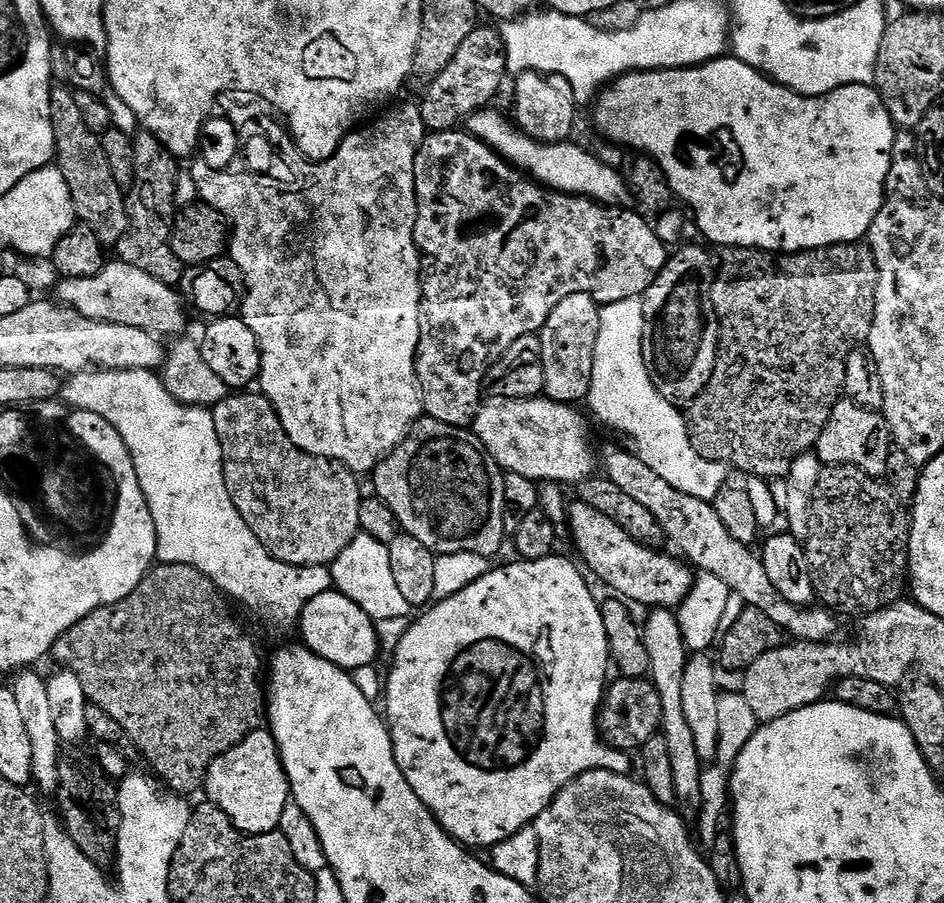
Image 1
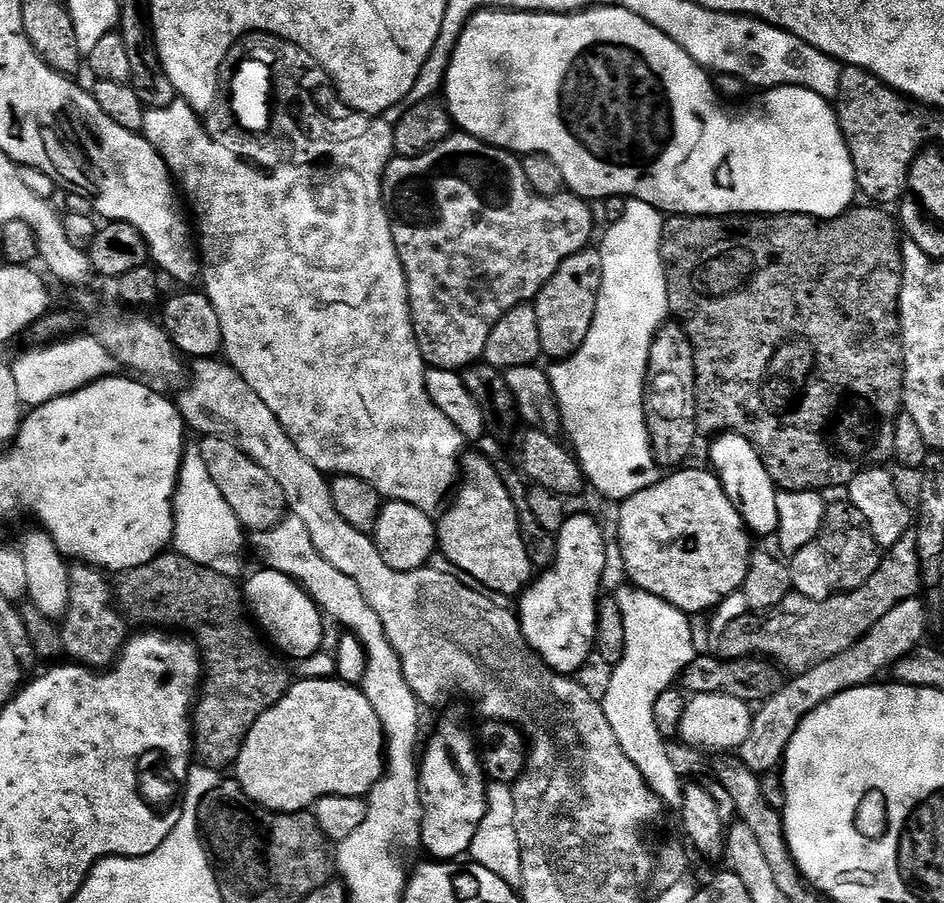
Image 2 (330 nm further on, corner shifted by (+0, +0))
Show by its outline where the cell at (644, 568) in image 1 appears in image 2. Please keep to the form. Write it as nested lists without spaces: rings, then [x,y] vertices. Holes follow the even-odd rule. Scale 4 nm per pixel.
[[[688,467],[665,475],[619,505],[620,556],[632,579],[629,581],[635,587],[662,598],[678,610],[695,614],[707,608],[708,611],[715,610],[724,599],[737,595],[743,589],[754,551],[754,540],[715,472]]]

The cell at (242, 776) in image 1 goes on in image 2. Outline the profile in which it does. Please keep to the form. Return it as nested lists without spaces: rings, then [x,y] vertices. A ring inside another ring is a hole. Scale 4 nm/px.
[[[339,678],[316,680],[297,679],[289,687],[288,693],[273,708],[266,710],[266,714],[259,716],[254,722],[252,729],[248,731],[248,736],[240,748],[240,757],[236,759],[234,765],[234,779],[240,785],[240,789],[248,795],[249,800],[253,800],[254,803],[259,804],[262,808],[268,808],[271,812],[302,812],[311,809],[318,801],[327,796],[367,797],[371,788],[383,776],[385,767],[386,741],[384,739],[384,727],[378,718],[378,714],[374,714],[374,708],[370,706],[370,702],[363,690],[359,687],[345,684]]]

